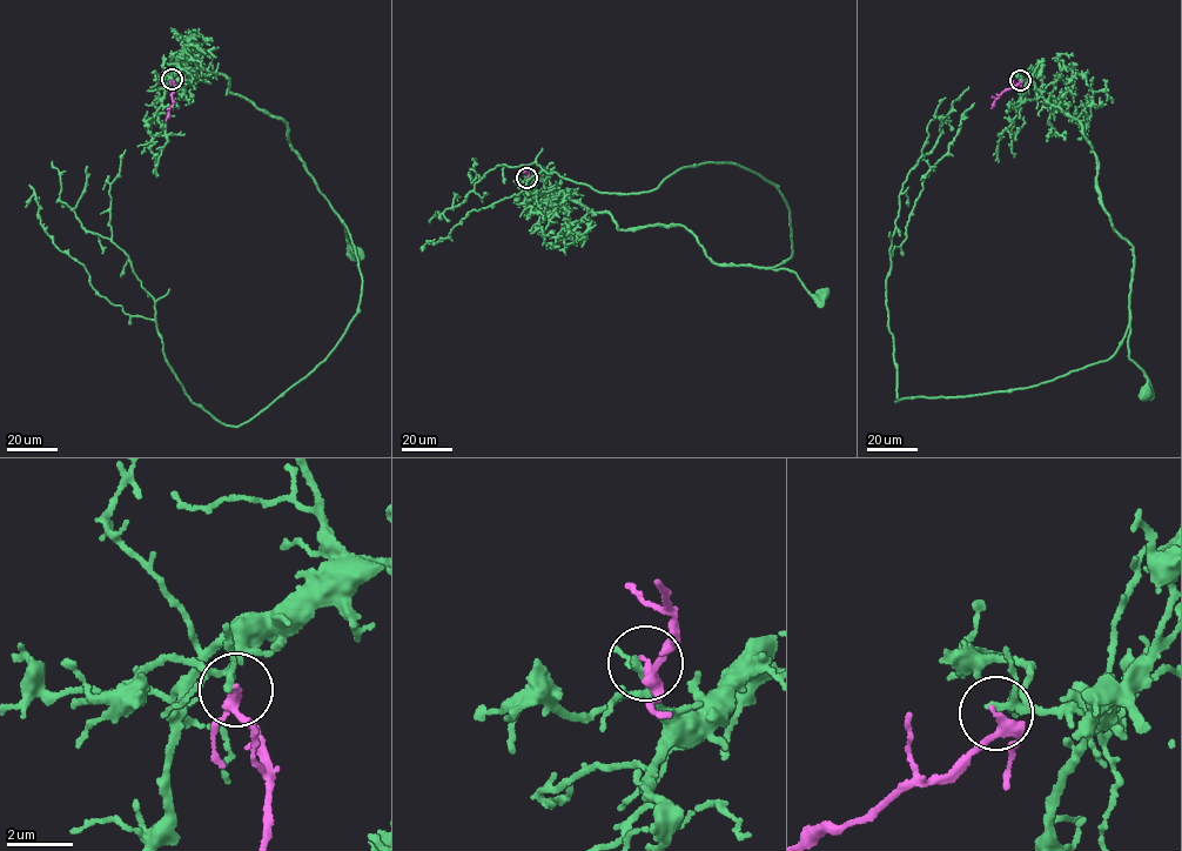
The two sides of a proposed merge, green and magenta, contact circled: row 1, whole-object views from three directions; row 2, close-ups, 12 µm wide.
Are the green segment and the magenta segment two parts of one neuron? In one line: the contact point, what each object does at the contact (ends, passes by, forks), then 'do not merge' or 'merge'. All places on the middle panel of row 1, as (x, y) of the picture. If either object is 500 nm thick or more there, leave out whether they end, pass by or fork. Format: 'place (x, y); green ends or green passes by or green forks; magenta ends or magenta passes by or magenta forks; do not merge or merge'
place (526, 178); green forks; magenta passes by; do not merge

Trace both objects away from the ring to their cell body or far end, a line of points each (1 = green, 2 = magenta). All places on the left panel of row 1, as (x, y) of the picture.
1: (172, 79), (181, 68), (199, 76), (221, 73), (228, 92), (280, 118), (289, 145), (357, 254)
2: (172, 78), (173, 104), (166, 121)

